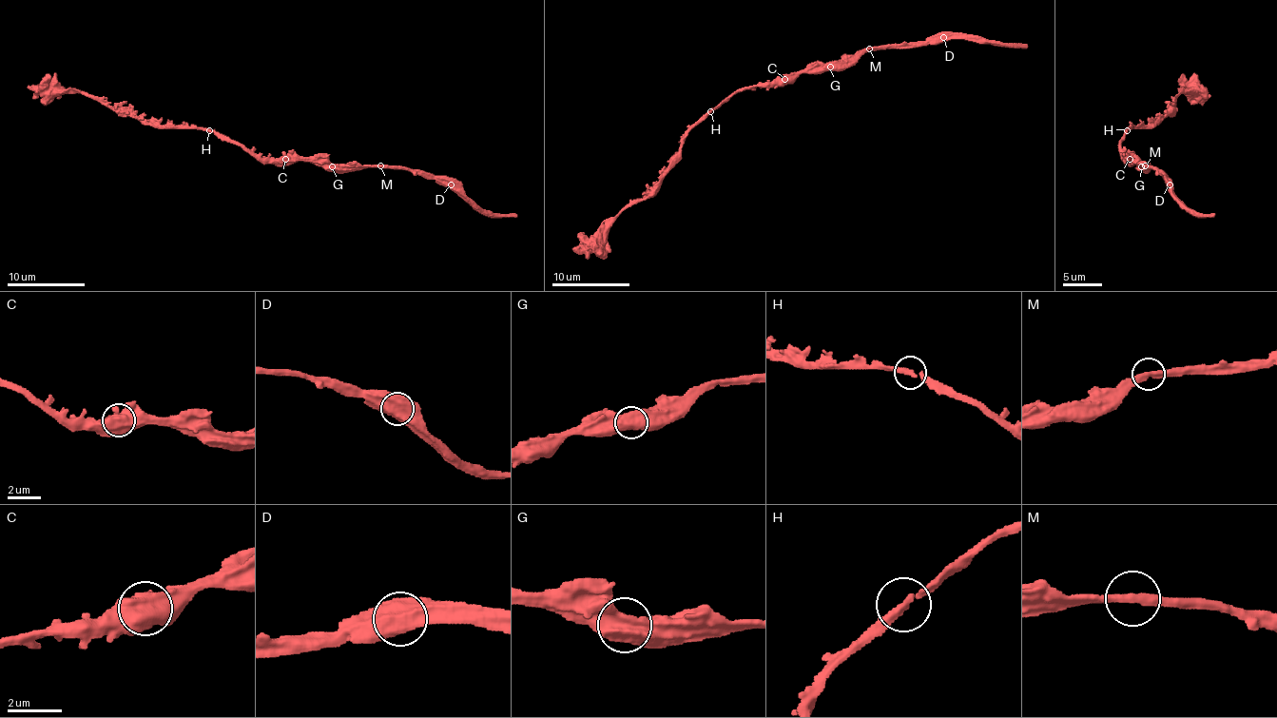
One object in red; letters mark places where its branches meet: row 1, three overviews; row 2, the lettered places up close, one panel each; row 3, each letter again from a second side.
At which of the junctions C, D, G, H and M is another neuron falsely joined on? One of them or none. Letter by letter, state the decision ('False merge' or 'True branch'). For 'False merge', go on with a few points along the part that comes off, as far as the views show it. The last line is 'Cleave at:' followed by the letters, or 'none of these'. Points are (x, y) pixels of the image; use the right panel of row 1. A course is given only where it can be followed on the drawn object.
C: True branch
D: True branch
G: True branch
H: True branch
M: True branch
Cleave at: none of these

